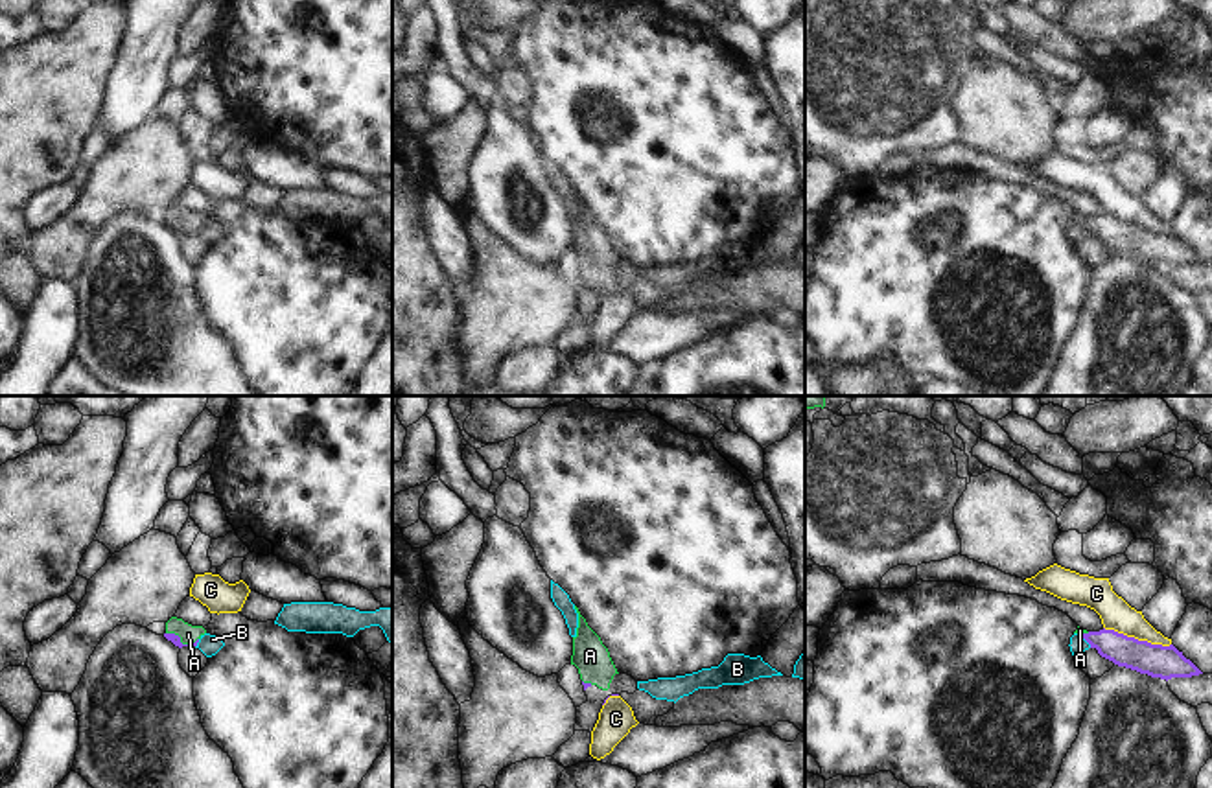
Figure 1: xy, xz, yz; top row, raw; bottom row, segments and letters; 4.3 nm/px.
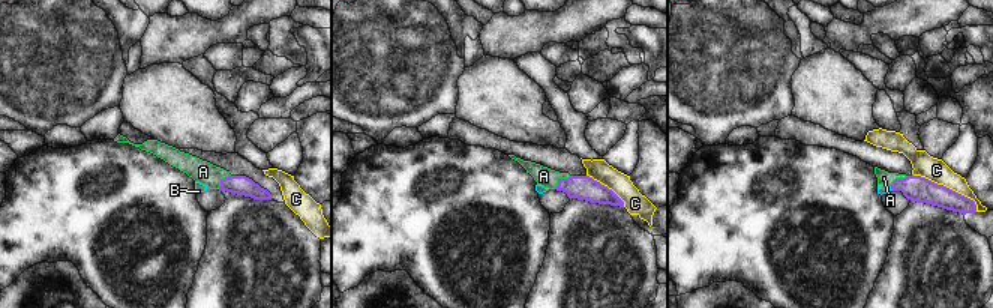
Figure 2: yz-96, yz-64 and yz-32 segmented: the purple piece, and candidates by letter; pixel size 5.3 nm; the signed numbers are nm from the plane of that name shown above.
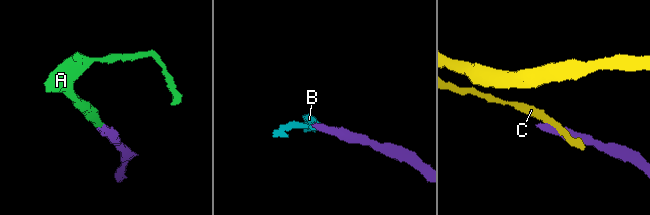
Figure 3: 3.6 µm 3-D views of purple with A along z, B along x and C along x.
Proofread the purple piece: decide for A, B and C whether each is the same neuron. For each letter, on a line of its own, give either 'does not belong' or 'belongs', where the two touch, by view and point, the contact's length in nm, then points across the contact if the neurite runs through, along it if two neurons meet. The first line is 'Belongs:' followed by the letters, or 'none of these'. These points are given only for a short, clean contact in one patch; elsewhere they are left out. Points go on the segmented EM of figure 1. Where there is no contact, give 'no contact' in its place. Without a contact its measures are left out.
Belongs: A
A: belongs; contact xy (179, 641); length 150 nm; way xy (175, 639), (179, 641), (188, 634)
B: does not belong; contact yz (1085, 639); length 80 nm; border yz (1080, 636), (1091, 647)
C: does not belong; contact yz (1137, 639); length 300 nm; border yz (1104, 626), (1152, 643), (1170, 645)

